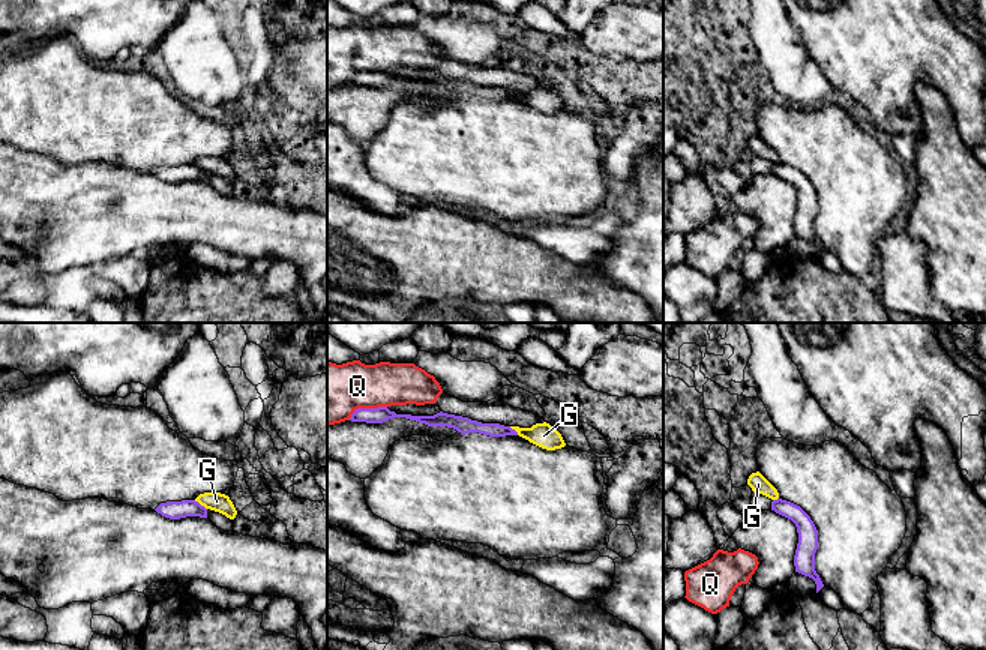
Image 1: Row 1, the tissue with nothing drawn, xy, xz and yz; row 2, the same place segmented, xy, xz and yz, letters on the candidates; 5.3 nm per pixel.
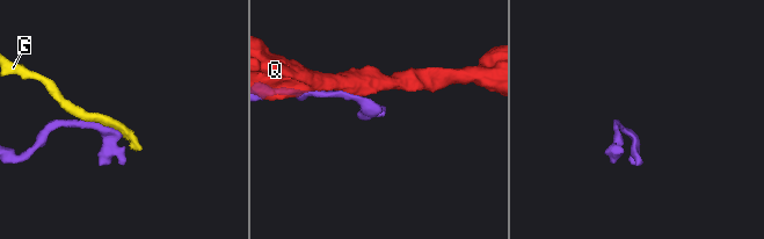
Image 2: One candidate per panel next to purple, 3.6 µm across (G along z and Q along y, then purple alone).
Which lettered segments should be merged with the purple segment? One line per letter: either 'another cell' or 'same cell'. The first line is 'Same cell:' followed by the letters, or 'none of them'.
Same cell: none of them
G: another cell
Q: another cell

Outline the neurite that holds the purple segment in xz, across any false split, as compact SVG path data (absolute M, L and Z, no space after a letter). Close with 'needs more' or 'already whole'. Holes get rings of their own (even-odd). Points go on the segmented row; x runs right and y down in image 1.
M387 407L378 408L357 408L351 414L351 422L366 422L366 423L383 423L393 417L405 417L410 420L416 420L419 423L425 423L428 426L447 426L453 428L461 434L479 432L489 437L506 437L506 435L518 435L515 429L510 426L504 426L500 423L482 423L477 420L471 420L468 417L437 413L434 416L411 416L411 414L396 414L390 411Z; already whole

